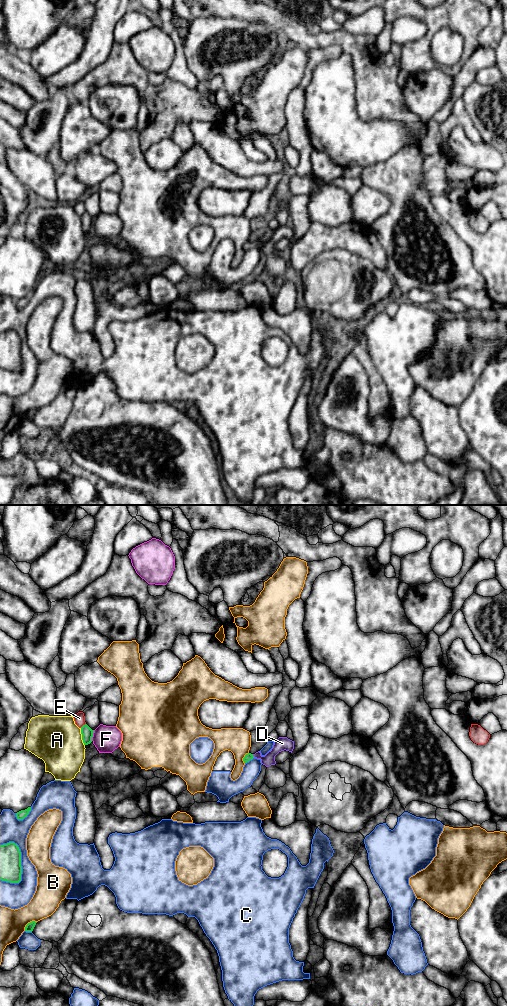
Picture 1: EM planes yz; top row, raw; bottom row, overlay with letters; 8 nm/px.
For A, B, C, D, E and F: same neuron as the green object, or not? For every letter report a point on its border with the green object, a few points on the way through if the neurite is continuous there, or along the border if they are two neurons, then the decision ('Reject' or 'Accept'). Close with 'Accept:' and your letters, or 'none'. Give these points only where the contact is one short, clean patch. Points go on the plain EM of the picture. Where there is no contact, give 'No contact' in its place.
A: Touches green at yz (82, 225). Reject
B: Touches green at yz (28, 411). Reject
C: Touches green at yz (25, 304). Reject
D: Touches green at yz (253, 244). Path across: yz (249, 244), (253, 244), (268, 245), (281, 232). Accept
E: Touches green at yz (83, 213). Reject
F: Touches green at yz (92, 223). Reject
Accept: D

